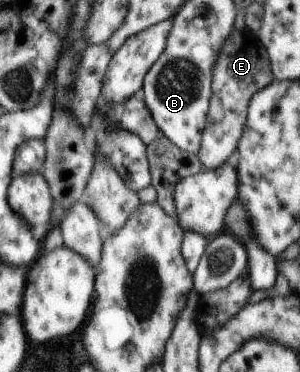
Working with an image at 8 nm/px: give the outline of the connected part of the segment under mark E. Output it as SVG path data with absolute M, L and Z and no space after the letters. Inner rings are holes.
M246 27L240 33L232 31L218 56L217 64L213 67L209 112L201 148L197 153L204 169L218 169L227 163L228 157L236 151L242 137L249 101L258 90L272 83L274 79L270 58L263 43L259 41L259 34L248 31Z

